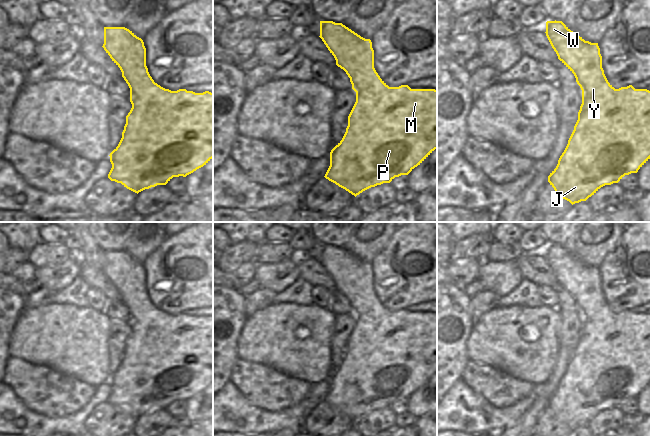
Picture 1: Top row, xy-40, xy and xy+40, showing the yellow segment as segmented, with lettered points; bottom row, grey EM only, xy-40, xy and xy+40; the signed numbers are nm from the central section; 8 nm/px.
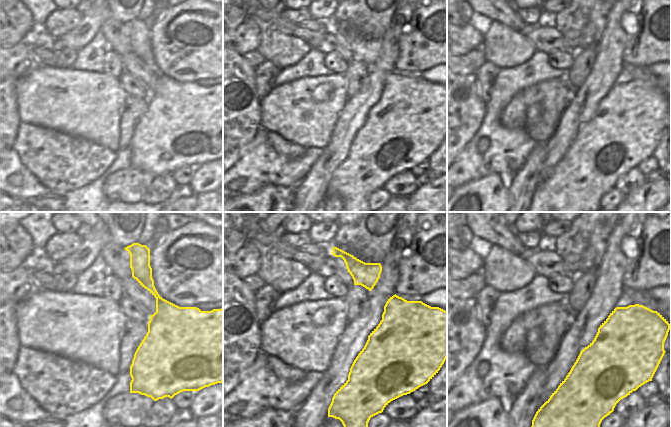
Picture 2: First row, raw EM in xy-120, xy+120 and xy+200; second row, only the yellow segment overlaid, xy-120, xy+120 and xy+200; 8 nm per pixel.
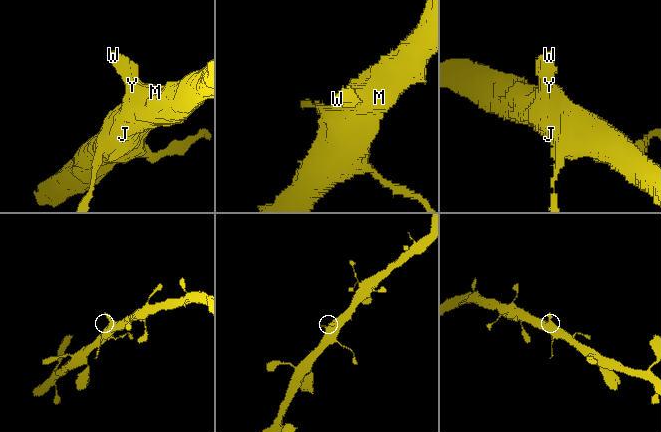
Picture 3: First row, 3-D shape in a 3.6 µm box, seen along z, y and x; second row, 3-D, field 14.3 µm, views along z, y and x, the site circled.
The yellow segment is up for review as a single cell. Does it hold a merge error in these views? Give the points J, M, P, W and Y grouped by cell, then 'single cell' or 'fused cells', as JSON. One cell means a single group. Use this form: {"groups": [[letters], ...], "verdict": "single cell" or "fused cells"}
{"groups": [["J", "M", "P", "W", "Y"]], "verdict": "single cell"}

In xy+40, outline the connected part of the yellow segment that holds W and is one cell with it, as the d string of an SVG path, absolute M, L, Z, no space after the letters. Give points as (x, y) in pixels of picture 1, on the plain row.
M547 245L545 257L558 283L574 298L582 314L578 344L556 392L548 400L556 418L573 429L586 425L601 411L618 407L625 399L637 397L650 383L650 315L635 313L632 309L615 313L604 298L598 267L585 265L562 245Z

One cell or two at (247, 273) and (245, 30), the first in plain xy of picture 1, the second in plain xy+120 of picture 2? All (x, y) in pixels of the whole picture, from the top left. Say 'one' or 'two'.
one

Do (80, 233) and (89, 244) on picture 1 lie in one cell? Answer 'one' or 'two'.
one

